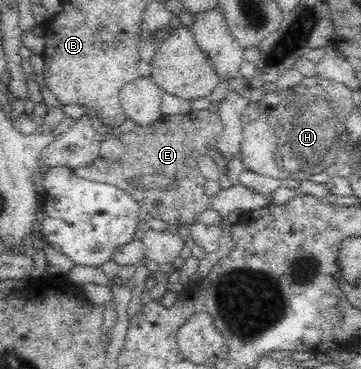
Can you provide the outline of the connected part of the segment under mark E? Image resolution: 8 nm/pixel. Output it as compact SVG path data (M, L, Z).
M207 109L190 110L181 115L162 115L153 124L135 125L133 130L118 136L124 146L124 153L117 162L93 162L73 171L77 177L112 184L131 195L141 208L141 221L147 223L159 219L172 229L192 224L210 208L212 202L205 194L205 177L197 167L197 158L216 148L217 135L223 129L219 115Z

